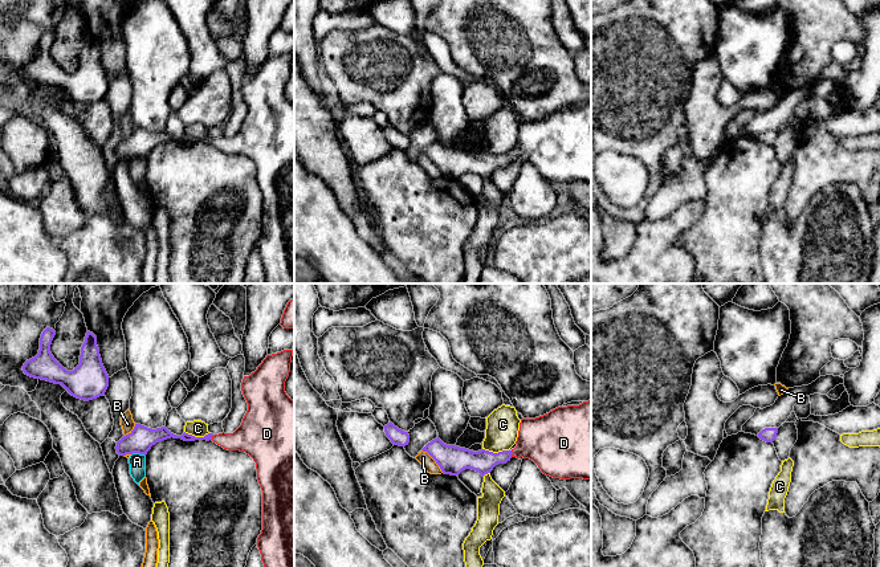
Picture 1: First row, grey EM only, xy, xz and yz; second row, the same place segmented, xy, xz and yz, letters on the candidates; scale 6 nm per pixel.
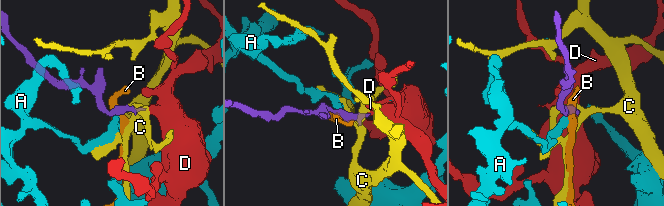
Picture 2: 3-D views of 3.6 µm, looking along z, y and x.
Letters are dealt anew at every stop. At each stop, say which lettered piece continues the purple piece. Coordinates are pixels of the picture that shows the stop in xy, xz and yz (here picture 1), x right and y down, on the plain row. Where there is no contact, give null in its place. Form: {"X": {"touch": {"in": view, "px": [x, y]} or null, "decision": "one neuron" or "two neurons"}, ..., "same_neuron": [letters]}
{"A": {"touch": {"in": "xy", "px": [138, 155]}, "decision": "two neurons"}, "B": {"touch": {"in": "xz", "px": [434, 162]}, "decision": "two neurons"}, "C": {"touch": {"in": "xz", "px": [496, 156]}, "decision": "two neurons"}, "D": {"touch": {"in": "xy", "px": [211, 141]}, "decision": "one neuron"}, "same_neuron": ["D"]}

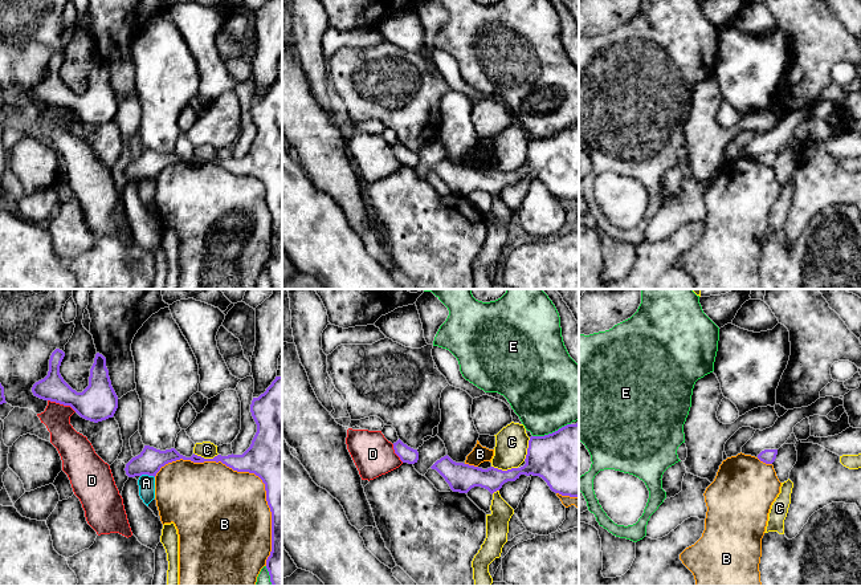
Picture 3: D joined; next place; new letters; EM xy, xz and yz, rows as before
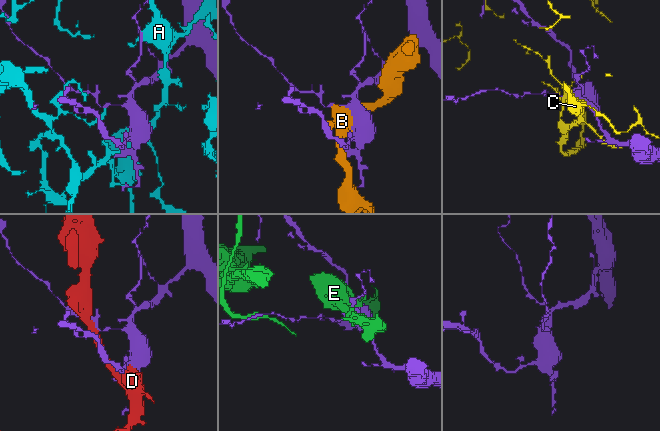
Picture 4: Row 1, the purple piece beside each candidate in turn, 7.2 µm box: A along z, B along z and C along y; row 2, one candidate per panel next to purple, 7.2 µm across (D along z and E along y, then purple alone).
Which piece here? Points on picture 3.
{"A": {"touch": {"in": "xy", "px": [147, 176]}, "decision": "two neurons"}, "B": {"touch": {"in": "xy", "px": [253, 175]}, "decision": "two neurons"}, "C": {"touch": {"in": "xz", "px": [505, 174]}, "decision": "two neurons"}, "D": {"touch": {"in": "xy", "px": [62, 106]}, "decision": "two neurons"}, "E": {"touch": {"in": "xz", "px": [553, 135]}, "decision": "two neurons"}, "same_neuron": []}

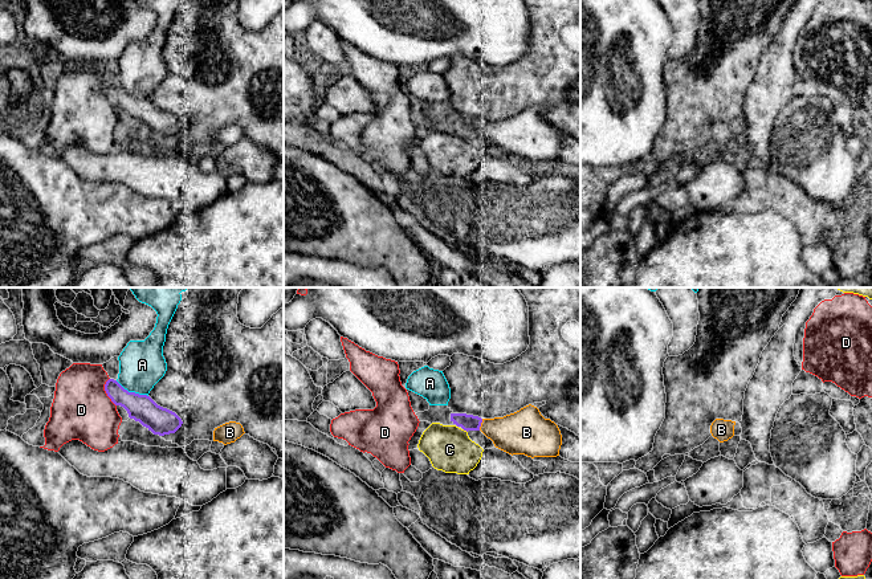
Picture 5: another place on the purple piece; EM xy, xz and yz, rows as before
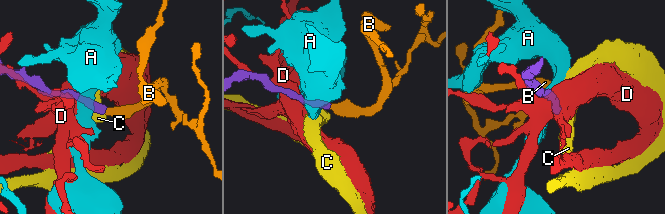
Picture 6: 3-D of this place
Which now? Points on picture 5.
{"A": {"touch": {"in": "xy", "px": [131, 96]}, "decision": "two neurons"}, "B": {"touch": {"in": "xz", "px": [480, 127]}, "decision": "one neuron"}, "C": {"touch": {"in": "xz", "px": [465, 133]}, "decision": "two neurons"}, "D": {"touch": {"in": "xy", "px": [106, 96]}, "decision": "two neurons"}, "same_neuron": ["B"]}

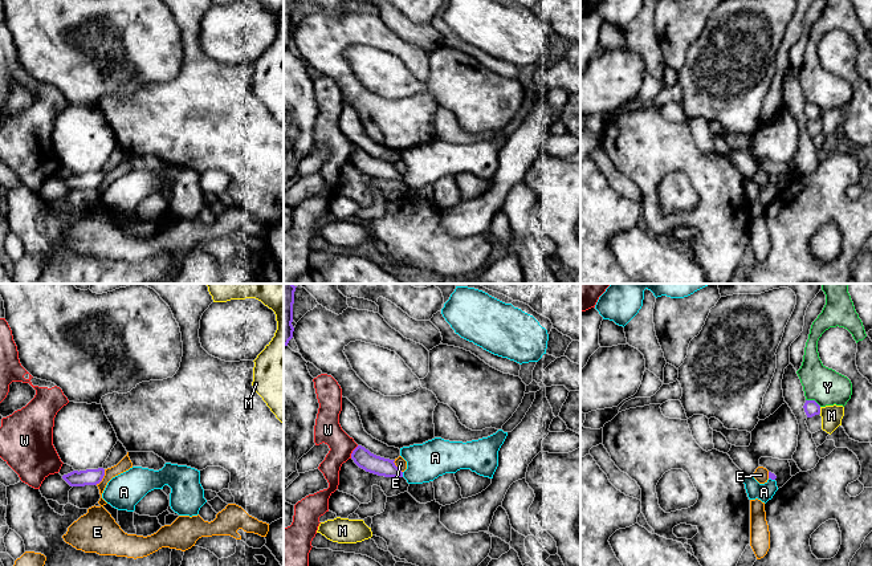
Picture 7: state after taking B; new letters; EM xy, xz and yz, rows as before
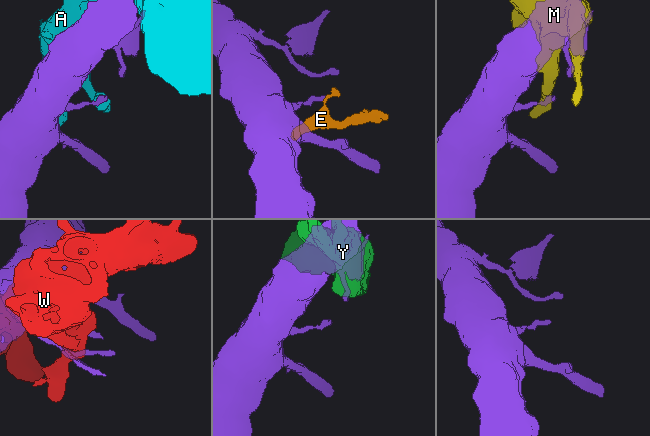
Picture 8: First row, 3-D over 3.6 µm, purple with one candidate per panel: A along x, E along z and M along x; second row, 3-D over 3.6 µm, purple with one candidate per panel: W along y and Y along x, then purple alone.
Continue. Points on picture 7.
{"A": {"touch": {"in": "xz", "px": [402, 178]}, "decision": "two neurons"}, "E": {"touch": {"in": "xy", "px": [102, 180]}, "decision": "two neurons"}, "M": {"touch": {"in": "yz", "px": [819, 113]}, "decision": "two neurons"}, "W": {"touch": {"in": "xz", "px": [353, 155]}, "decision": "two neurons"}, "Y": {"touch": {"in": "yz", "px": [814, 104]}, "decision": "two neurons"}, "same_neuron": []}

